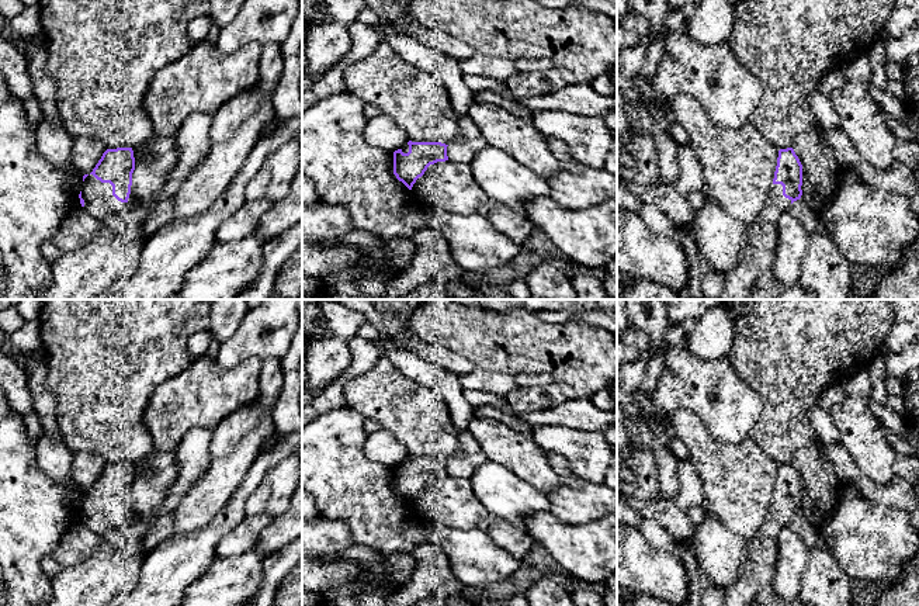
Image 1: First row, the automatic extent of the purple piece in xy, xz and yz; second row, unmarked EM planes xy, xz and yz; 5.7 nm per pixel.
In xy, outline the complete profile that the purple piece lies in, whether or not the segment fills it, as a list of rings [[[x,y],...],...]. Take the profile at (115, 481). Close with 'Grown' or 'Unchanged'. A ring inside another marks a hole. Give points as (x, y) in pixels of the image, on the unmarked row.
[[[132,463],[107,464],[93,486],[83,491],[82,522],[93,531],[105,534],[138,520],[141,516],[129,512],[133,485]]]. Grown

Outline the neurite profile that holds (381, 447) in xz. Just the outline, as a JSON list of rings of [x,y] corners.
[[[384,429],[367,436],[364,453],[370,461],[386,465],[398,465],[409,457],[408,450]]]

